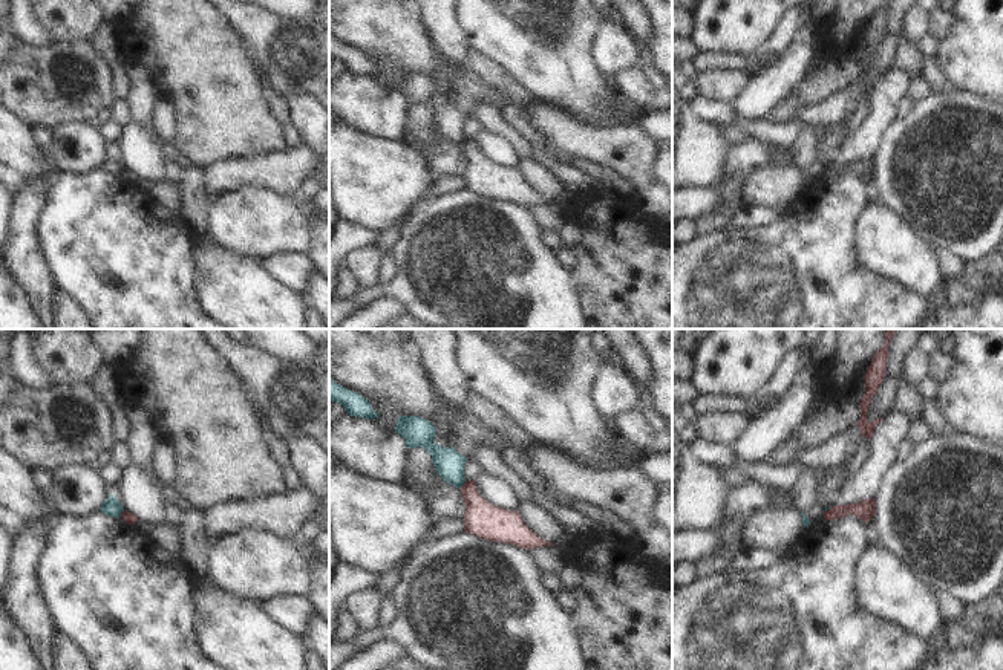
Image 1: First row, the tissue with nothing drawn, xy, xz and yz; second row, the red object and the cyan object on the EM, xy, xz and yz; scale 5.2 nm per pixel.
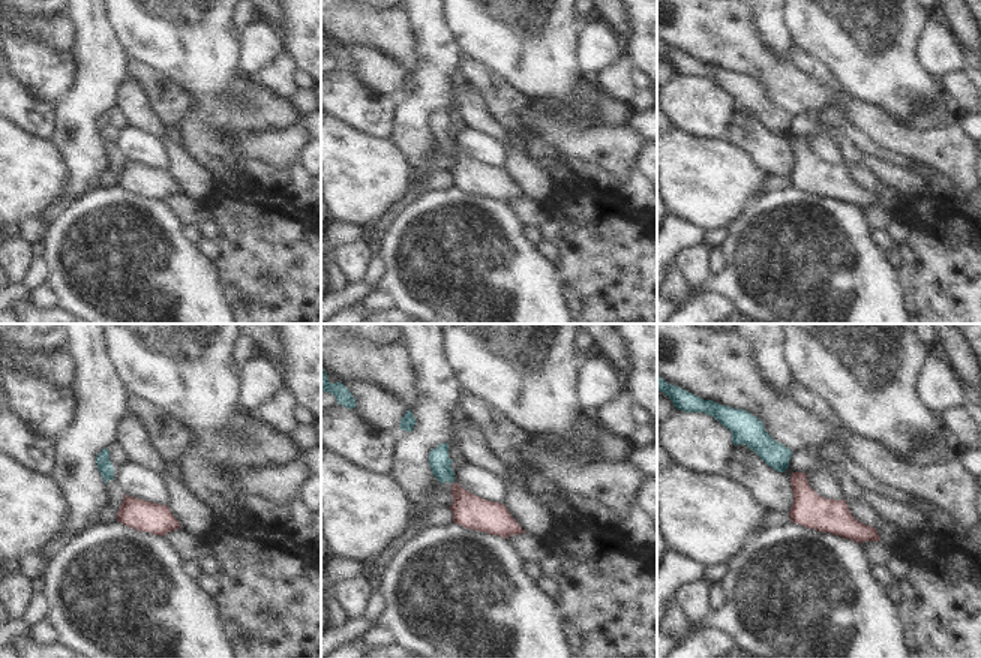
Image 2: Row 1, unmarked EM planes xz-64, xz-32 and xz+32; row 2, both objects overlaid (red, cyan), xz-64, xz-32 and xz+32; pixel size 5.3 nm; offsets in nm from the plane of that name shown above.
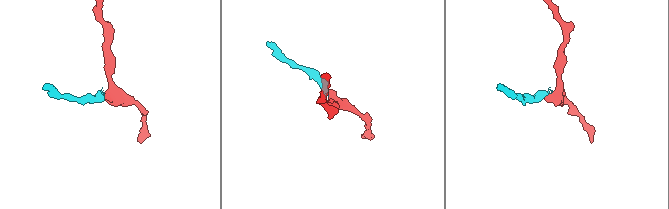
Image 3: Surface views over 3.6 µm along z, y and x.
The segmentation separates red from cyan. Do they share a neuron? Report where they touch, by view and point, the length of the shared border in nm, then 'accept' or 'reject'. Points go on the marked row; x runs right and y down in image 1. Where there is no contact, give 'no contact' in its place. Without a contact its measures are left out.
meets red in xz at (464, 484); contact 50 nm long; reject

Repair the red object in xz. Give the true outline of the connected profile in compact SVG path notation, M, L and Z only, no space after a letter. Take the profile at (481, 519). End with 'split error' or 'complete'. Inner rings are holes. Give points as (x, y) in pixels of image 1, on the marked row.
M466 480L461 486L466 503L464 531L490 542L502 542L524 549L554 545L537 537L518 511L508 511L488 503L476 491L475 480Z; complete

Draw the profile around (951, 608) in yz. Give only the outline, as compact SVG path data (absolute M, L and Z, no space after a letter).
M946 590L937 592L937 598L940 603L942 615L946 623L957 618L965 609L965 604Z

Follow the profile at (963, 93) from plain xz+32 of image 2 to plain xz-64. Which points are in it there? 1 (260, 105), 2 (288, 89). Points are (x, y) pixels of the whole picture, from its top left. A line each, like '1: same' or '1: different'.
1: different
2: same

